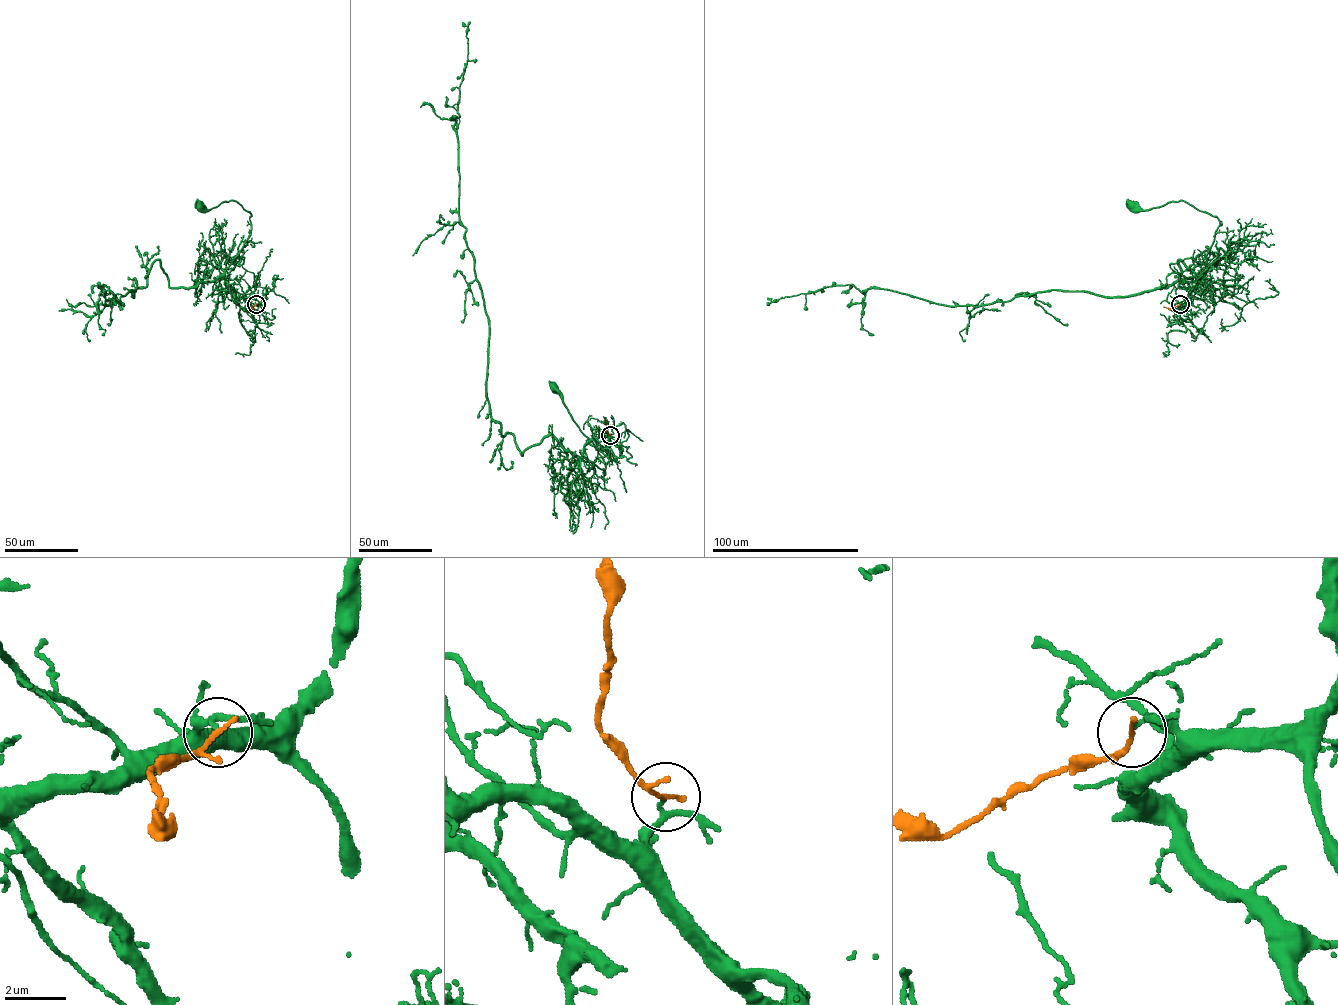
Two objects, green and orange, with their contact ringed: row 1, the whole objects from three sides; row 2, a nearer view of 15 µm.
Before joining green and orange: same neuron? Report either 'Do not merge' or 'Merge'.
Do not merge

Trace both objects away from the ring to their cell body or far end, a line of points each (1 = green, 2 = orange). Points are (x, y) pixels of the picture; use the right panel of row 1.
1: (1180, 304), (1182, 307), (1202, 282), (1207, 253), (1219, 219), (1183, 201), (1168, 201), (1147, 210), (1133, 206)
2: (1180, 304), (1171, 309), (1163, 306)

